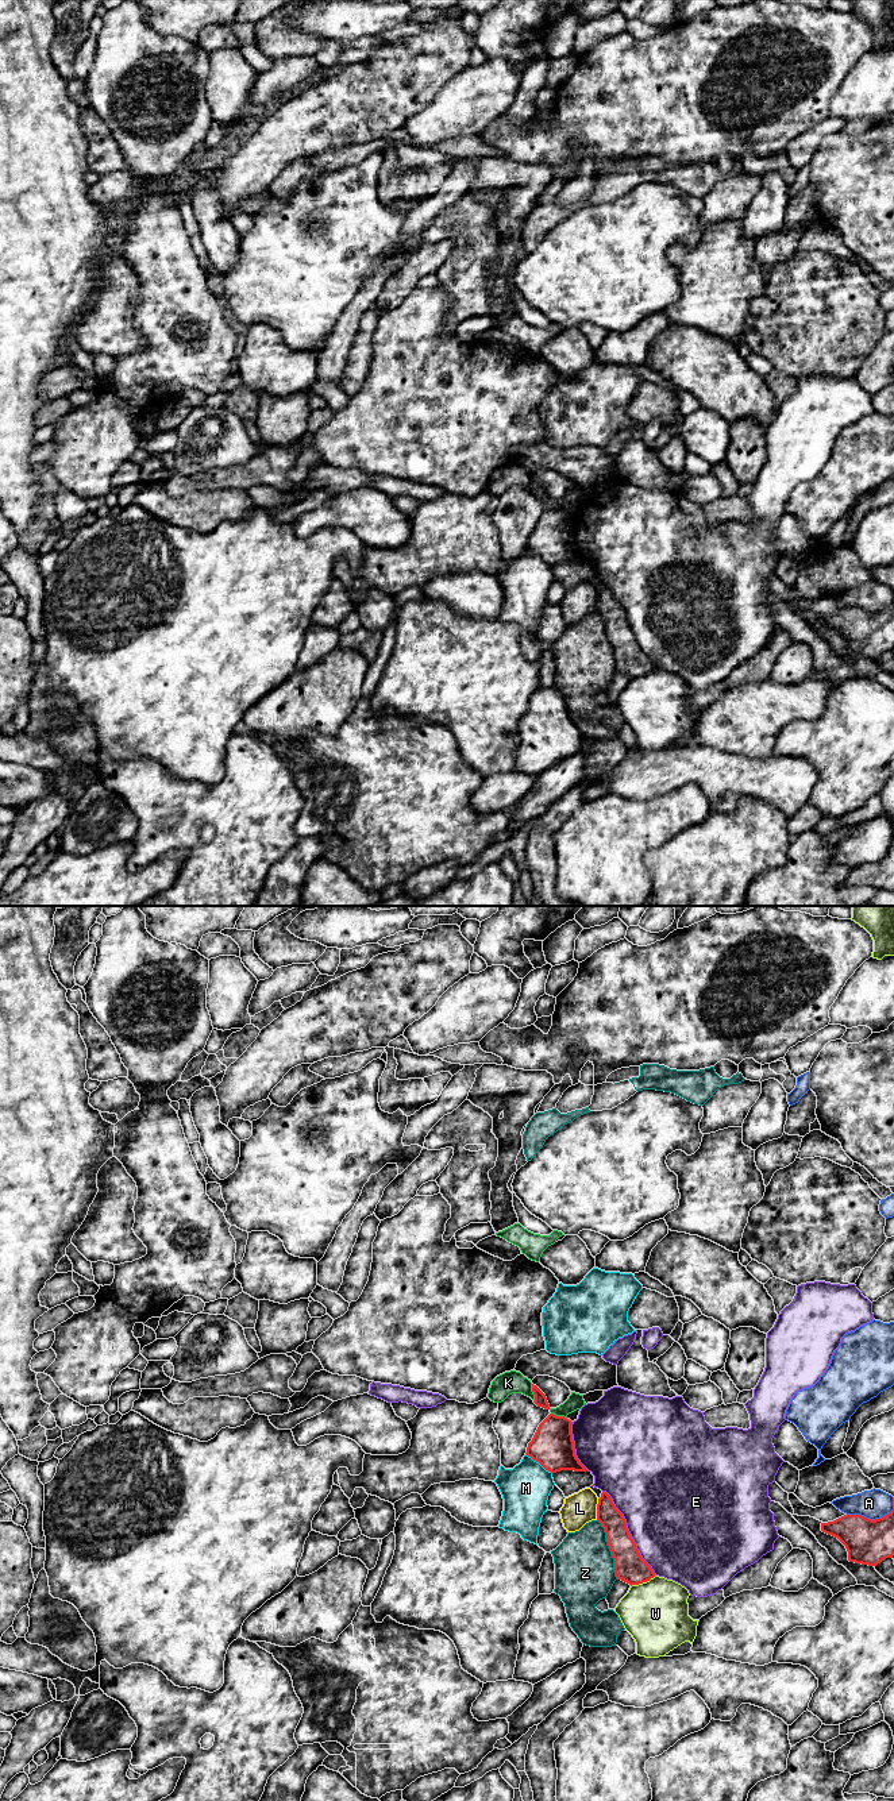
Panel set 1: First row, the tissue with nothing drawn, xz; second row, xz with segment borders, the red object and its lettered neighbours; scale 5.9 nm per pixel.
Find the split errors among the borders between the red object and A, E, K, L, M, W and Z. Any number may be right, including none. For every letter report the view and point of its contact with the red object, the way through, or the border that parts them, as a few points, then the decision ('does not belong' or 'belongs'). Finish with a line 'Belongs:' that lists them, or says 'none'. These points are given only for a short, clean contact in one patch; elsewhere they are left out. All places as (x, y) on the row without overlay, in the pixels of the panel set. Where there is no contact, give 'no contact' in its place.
A: xz (870, 612) | does not belong
E: xz (628, 625) | does not belong
K: xz (534, 486) | along xz (531, 477), (534, 494) | does not belong
L: xz (597, 602) | does not belong
M: xz (539, 555) | does not belong
W: xz (643, 674) | does not belong
Z: xz (609, 640) | does not belong
Belongs: none

